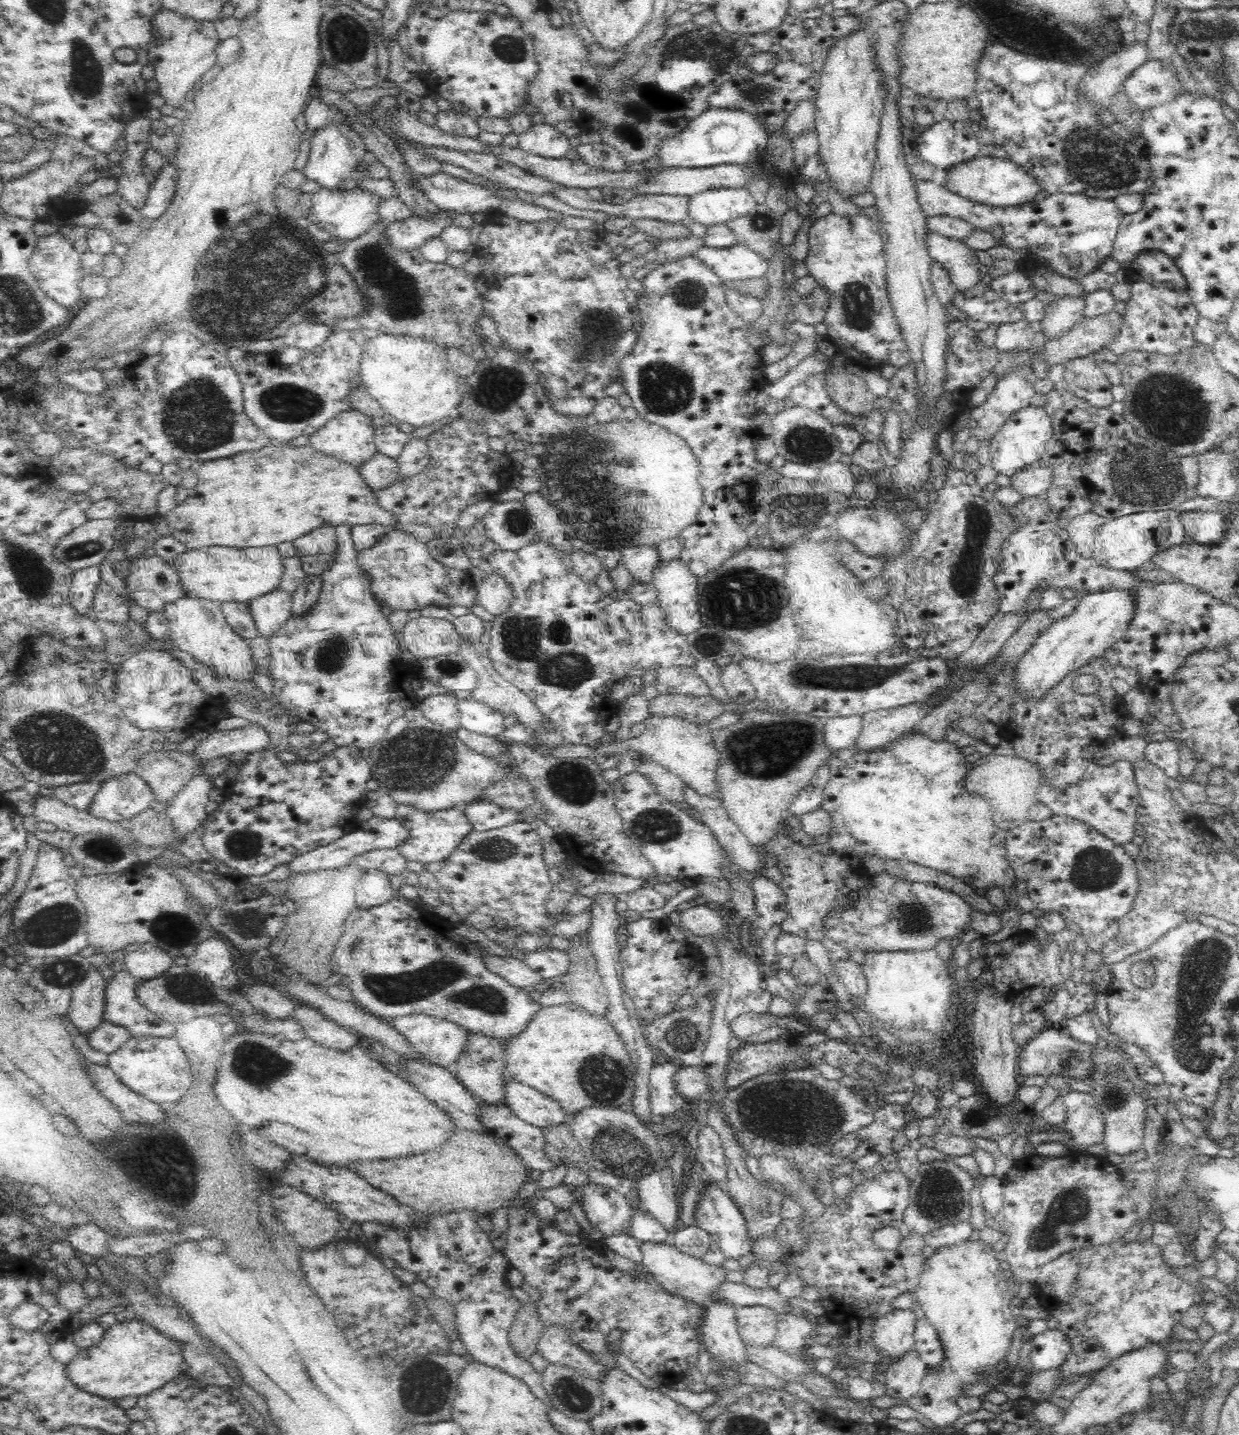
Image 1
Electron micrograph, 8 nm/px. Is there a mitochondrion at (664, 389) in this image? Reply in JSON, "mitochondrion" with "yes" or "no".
{"mitochondrion":"yes"}

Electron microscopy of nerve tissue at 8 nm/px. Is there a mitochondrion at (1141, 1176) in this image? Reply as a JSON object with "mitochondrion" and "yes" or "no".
{"mitochondrion":"no"}

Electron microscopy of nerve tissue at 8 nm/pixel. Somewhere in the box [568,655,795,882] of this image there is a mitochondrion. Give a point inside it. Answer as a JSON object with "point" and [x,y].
{"point":[658,826]}

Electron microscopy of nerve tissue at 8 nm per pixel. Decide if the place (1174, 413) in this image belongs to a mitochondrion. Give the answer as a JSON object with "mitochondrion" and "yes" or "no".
{"mitochondrion":"yes"}

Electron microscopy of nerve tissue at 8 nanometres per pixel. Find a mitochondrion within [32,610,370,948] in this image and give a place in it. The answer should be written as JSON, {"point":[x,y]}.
{"point":[238,918]}

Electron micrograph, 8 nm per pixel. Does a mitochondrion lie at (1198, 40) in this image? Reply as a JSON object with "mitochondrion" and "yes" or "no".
{"mitochondrion":"yes"}

